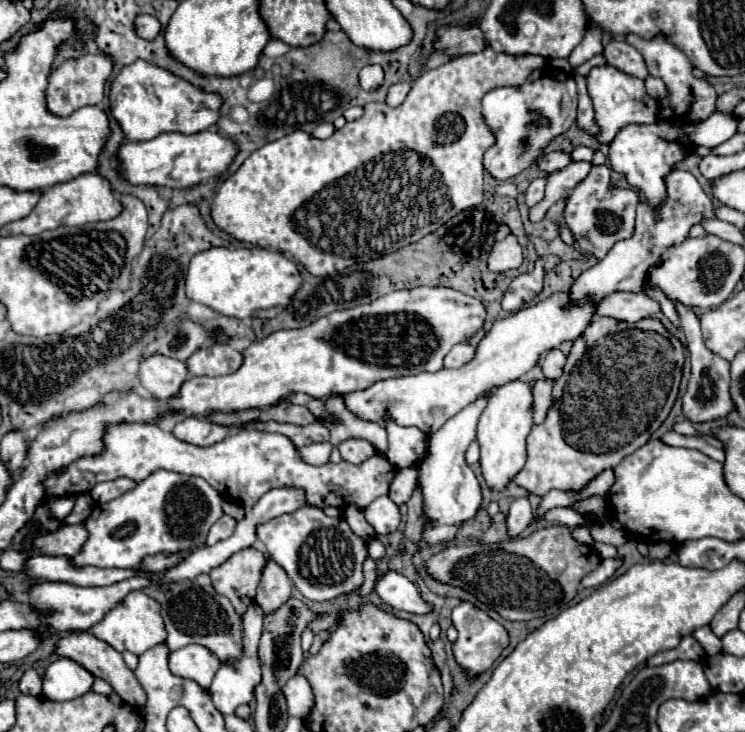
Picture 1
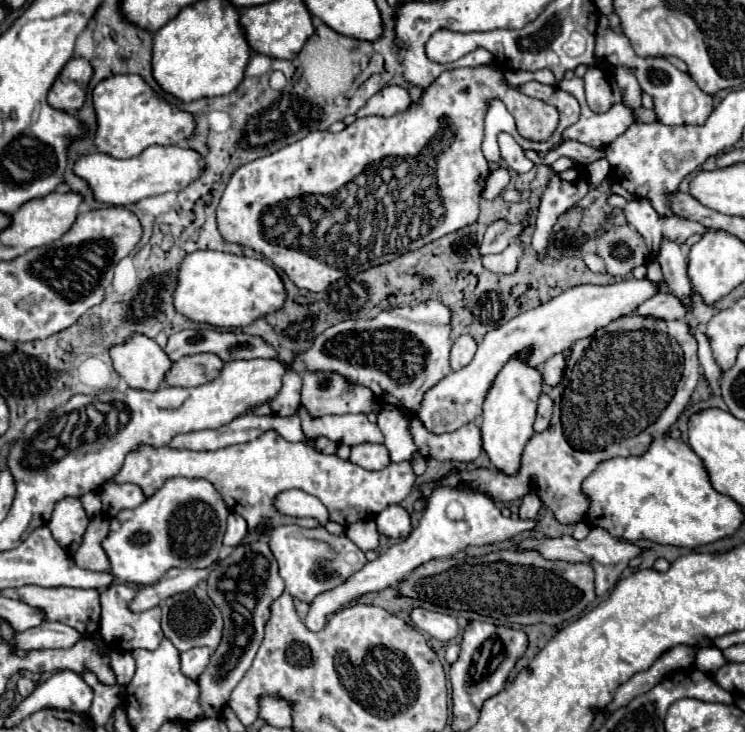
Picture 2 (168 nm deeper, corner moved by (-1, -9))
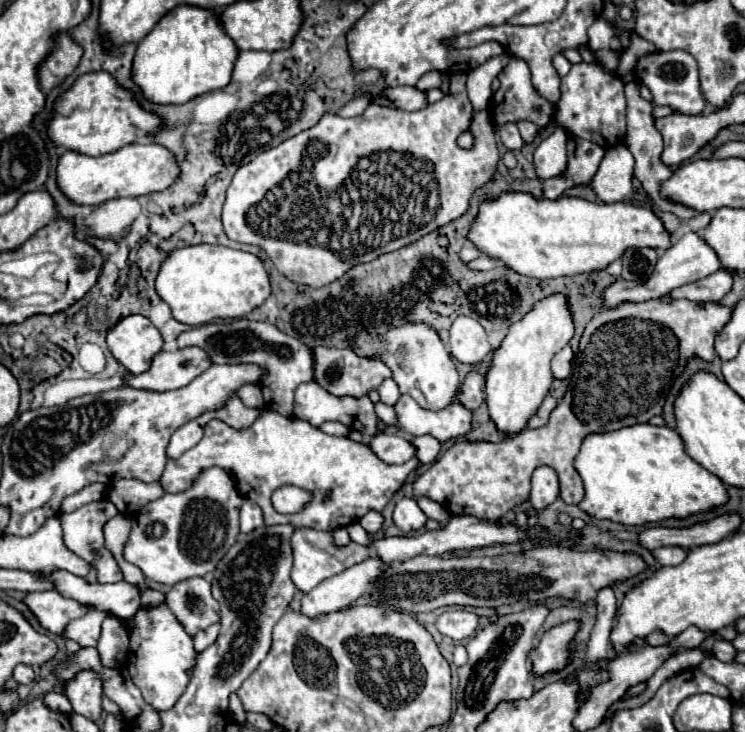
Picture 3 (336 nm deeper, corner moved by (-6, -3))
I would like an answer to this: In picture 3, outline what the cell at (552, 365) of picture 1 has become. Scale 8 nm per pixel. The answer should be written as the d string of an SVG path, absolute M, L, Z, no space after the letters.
M563 347L551 361L551 371L555 379L567 379L571 373L571 359L573 359L573 351L571 347Z

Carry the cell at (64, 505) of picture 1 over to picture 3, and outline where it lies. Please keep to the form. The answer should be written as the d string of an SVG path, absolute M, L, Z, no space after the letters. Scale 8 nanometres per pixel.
M107 497L99 499L99 501L93 501L93 503L87 503L87 505L83 505L81 509L77 509L73 513L59 515L61 525L63 525L63 533L65 533L65 545L75 555L85 559L97 571L97 581L99 583L117 583L117 581L123 579L119 567L117 567L117 561L113 559L111 551L105 547L105 537L103 537L103 525L109 519L113 519L115 515L119 515L119 511Z

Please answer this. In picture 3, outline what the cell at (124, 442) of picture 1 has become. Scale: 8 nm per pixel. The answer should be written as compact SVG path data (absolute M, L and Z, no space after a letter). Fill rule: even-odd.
M263 409L261 415L245 429L233 429L221 419L211 419L203 431L203 439L193 449L185 451L177 461L167 461L167 467L159 479L163 489L167 493L187 491L201 471L221 467L231 475L239 493L263 509L265 525L293 523L295 527L311 527L321 531L345 527L359 521L369 511L383 511L397 489L405 483L407 475L419 465L417 459L403 465L387 465L365 443L349 437L325 435L321 429L303 419L283 417L267 409ZM283 485L301 487L309 491L313 499L303 511L281 515L273 509L271 495ZM327 489L333 491L329 499L325 499Z

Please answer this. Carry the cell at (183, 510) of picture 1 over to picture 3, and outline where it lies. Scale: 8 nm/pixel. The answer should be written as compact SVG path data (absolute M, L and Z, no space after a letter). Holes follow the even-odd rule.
M211 467L207 471L203 471L193 487L189 491L183 493L165 493L163 497L155 499L153 503L147 503L141 511L137 511L133 515L133 529L129 535L129 541L125 545L125 559L133 565L137 565L147 579L153 579L157 583L163 585L175 585L179 581L185 581L189 577L203 577L207 573L211 573L217 563L225 557L225 553L229 551L231 545L235 545L237 535L239 535L239 509L243 505L243 497L239 493L239 489L235 487L231 475L219 467ZM155 523L163 523L165 525L165 533L161 537L153 535L153 525Z

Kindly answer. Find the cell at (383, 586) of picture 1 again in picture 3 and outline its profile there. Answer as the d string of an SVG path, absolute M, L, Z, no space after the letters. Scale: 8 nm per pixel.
M447 611L437 619L437 629L455 641L471 637L477 631L477 625L479 617L469 611Z

